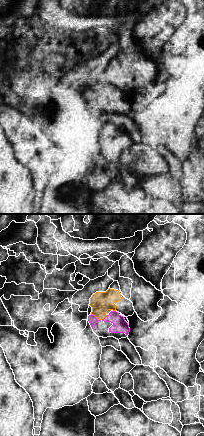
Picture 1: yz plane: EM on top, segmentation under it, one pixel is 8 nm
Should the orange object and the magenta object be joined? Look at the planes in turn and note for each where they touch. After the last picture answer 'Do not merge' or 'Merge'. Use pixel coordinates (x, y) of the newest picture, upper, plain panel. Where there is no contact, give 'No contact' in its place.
Touches orange at (95, 92)

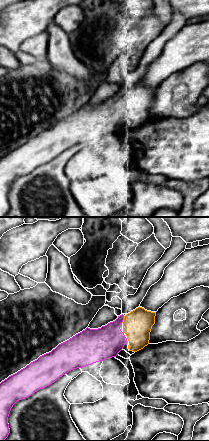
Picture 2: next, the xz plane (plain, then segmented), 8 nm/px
Touches orange at (124, 95)

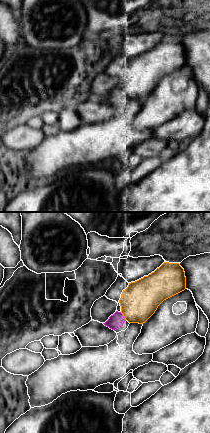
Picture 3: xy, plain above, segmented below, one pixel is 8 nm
Touches orange at (123, 91)

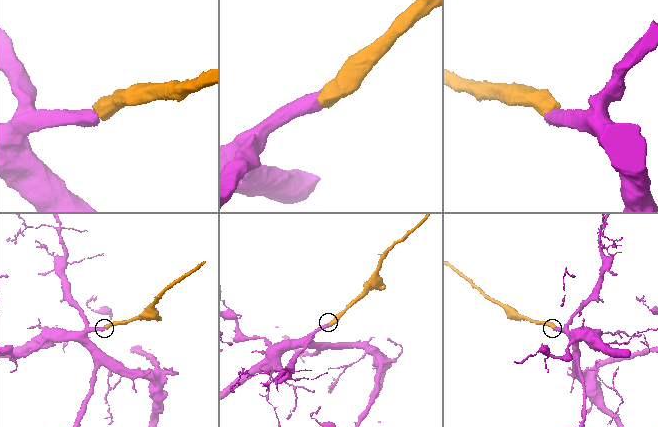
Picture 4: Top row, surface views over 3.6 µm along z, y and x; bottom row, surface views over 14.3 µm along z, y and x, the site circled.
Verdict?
Merge

